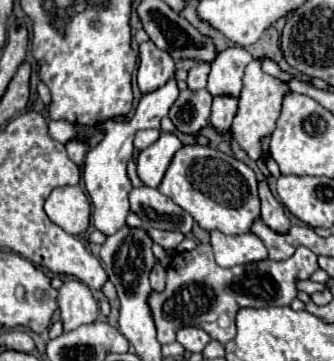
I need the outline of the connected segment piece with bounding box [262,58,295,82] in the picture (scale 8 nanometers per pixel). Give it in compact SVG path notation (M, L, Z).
M265 59L262 61L262 69L265 73L270 74L276 78L279 78L283 82L288 82L295 77L288 72L285 72L280 69L276 62L273 62L270 59Z

